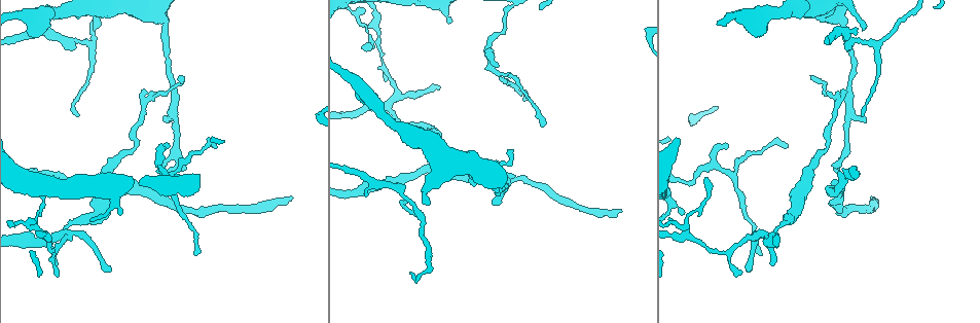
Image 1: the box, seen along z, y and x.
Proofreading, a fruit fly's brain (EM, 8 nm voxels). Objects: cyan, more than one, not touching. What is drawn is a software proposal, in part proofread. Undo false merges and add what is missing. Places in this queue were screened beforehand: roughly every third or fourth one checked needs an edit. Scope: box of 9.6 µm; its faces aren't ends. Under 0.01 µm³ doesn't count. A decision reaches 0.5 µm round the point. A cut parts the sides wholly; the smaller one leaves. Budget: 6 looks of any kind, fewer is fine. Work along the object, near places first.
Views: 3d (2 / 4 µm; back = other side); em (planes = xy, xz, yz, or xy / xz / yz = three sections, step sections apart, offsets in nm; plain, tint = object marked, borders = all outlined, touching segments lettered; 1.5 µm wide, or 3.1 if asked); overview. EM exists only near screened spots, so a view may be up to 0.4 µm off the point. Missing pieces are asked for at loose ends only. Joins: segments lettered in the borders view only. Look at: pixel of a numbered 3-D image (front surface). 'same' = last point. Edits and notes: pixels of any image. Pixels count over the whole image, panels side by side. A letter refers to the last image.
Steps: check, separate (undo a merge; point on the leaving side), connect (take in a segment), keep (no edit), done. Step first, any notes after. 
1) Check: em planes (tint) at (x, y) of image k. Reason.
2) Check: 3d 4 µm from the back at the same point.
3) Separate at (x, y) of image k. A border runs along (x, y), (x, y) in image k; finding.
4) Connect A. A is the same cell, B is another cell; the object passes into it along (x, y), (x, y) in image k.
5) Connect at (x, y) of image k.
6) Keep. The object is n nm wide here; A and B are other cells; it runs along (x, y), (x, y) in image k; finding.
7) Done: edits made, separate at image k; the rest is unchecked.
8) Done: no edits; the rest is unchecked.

Check: em xz step 8 (tint) at (88, 44) of image 1. Three arms meet.

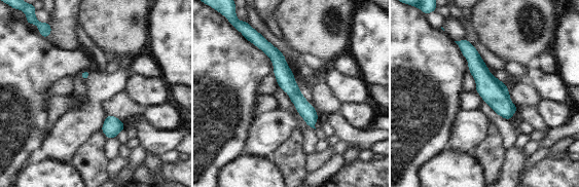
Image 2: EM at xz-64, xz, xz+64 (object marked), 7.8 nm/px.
Check: em planes (borders) at the same point. Another direction.

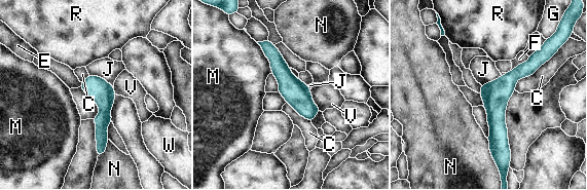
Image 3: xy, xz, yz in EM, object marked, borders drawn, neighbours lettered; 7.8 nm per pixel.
Keep. C, E, F, G, J, M, N, R, V and W are other cells; it runs along (536, 55), (497, 94), (497, 151) in image 3; all the same neuron.

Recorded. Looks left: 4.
Check: em planes (tint) at (688, 234) of image 1.

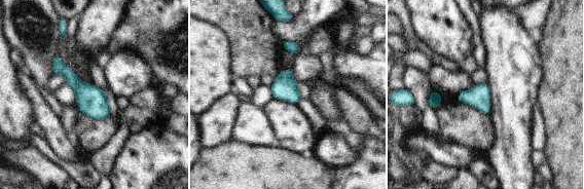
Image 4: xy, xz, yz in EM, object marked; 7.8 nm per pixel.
Check: em planes (borders) at the same point. See the neighbours.

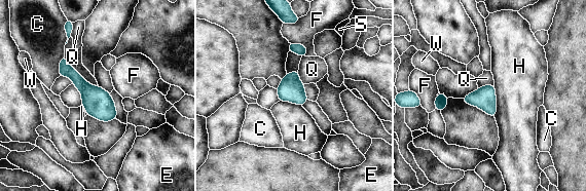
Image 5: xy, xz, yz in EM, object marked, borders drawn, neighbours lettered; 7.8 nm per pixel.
Keep. The object is 180 nm wide here; the longest contact is with Q, 260 nm; C, E, F, H, Q, S and W are other cells; continuous, no second neuron.

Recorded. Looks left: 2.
Done: no edits; the rest is unchecked.

